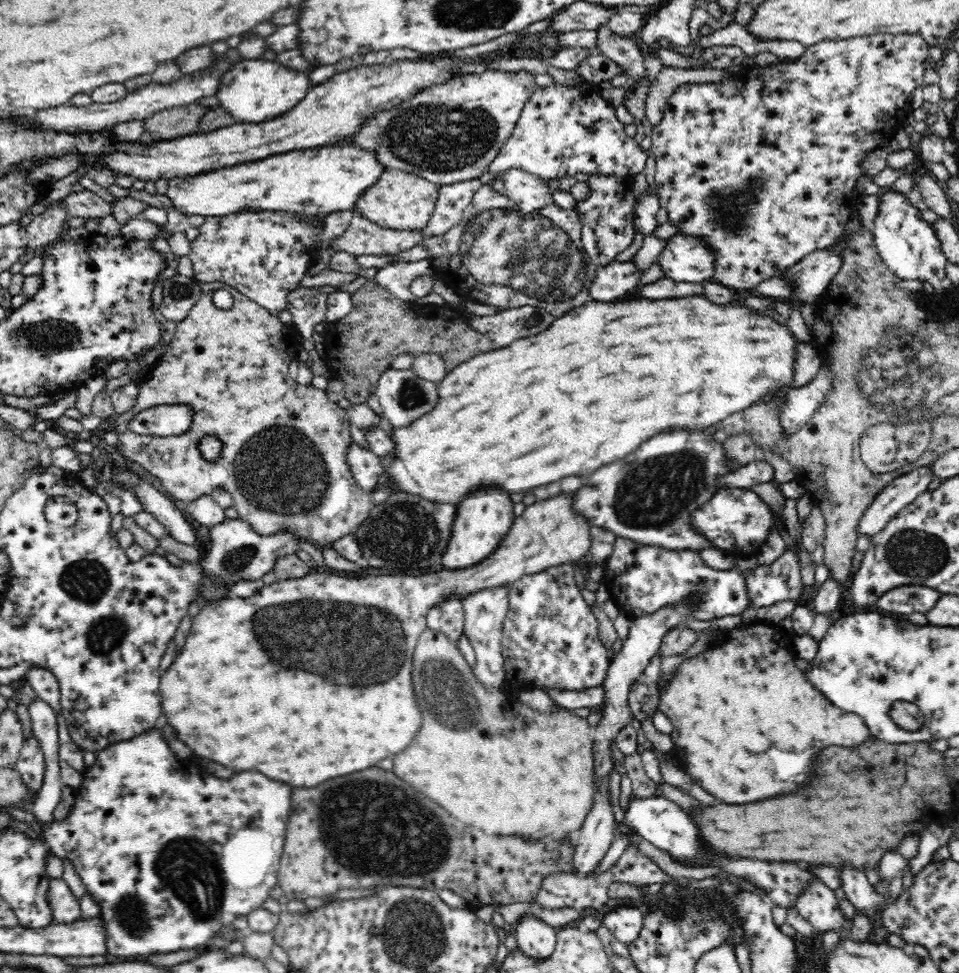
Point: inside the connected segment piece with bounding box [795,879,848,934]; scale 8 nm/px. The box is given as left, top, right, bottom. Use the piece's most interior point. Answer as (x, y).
(819, 905)

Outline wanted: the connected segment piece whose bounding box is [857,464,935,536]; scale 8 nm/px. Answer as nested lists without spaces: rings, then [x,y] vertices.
[[[926,464],[888,483],[860,517],[857,524],[859,534],[874,536],[880,532],[907,504],[912,504],[917,496],[928,490],[934,477],[931,464]]]

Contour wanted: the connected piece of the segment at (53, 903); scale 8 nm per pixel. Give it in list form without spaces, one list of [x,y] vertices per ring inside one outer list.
[[[52,879],[47,895],[56,923],[70,924],[80,917],[79,900],[63,879]]]

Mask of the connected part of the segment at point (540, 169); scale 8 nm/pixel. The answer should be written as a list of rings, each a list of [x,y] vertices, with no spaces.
[[[554,81],[538,86],[525,104],[513,133],[489,164],[488,170],[469,181],[440,187],[435,209],[420,233],[424,237],[440,236],[456,226],[476,191],[481,186],[492,185],[501,172],[510,169],[520,169],[545,181],[576,176],[578,172],[631,178],[642,173],[650,174],[651,162],[646,151],[636,144],[635,137],[624,131],[625,125],[616,117],[615,107],[597,87],[594,89],[594,85],[570,87]]]

